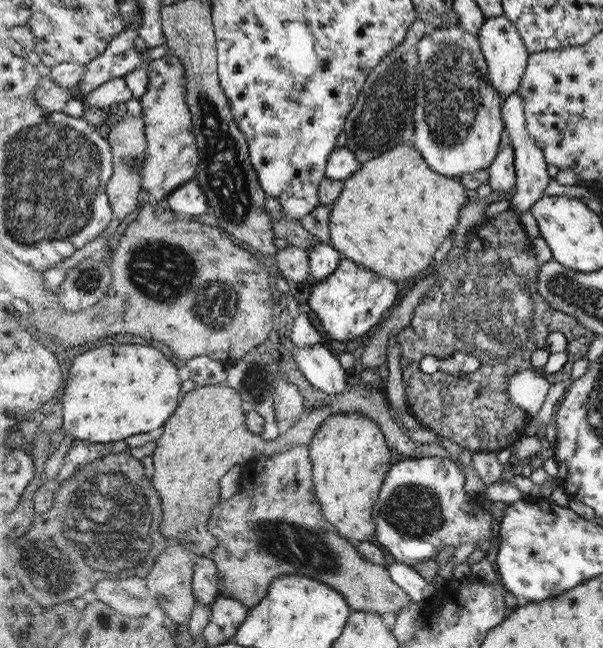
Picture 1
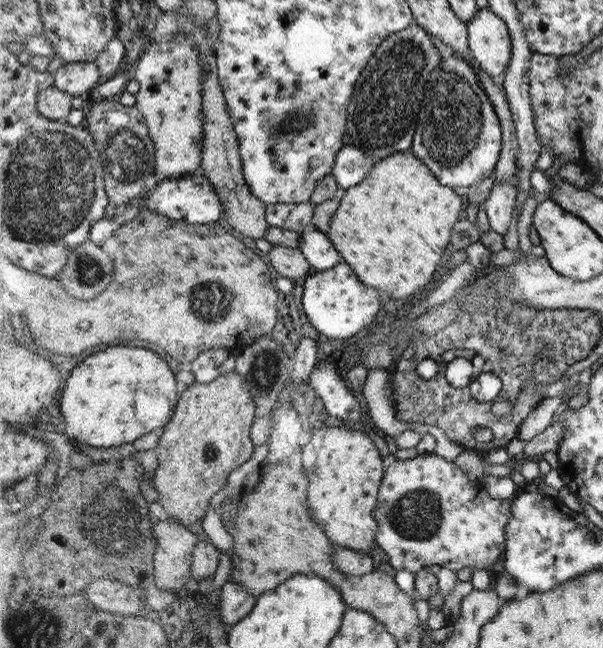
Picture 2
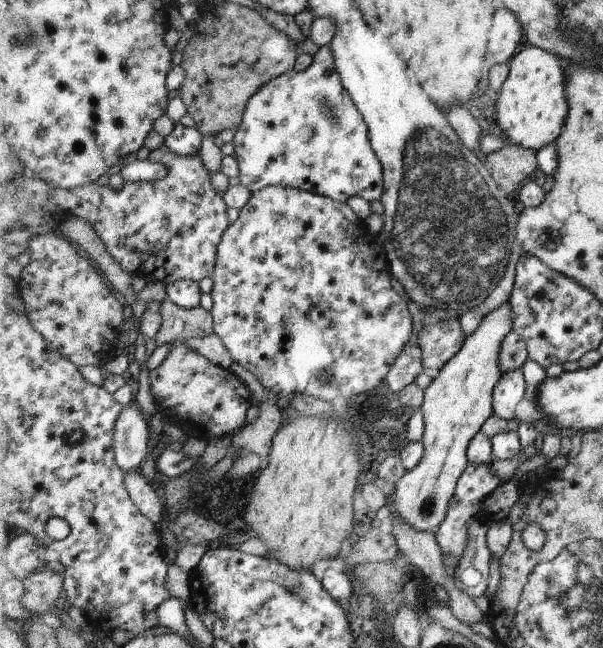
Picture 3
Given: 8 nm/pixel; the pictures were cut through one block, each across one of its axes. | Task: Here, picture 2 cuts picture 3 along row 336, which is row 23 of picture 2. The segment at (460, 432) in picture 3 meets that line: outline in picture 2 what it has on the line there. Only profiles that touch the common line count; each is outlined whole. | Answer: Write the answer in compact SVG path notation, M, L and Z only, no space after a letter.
M489 8L467 22L468 45L481 70L500 83L513 60L513 34L505 20Z

